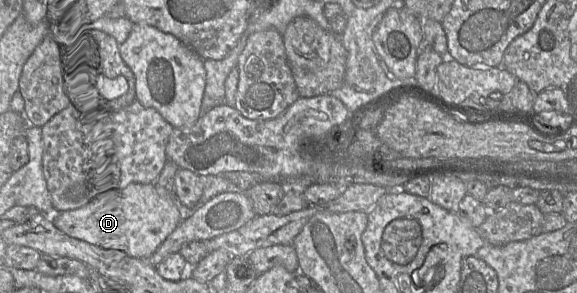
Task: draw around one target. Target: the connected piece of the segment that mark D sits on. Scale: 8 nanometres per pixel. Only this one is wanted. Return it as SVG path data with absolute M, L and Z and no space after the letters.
M132 184L114 192L95 197L83 206L51 217L56 228L70 237L134 258L149 258L184 218L185 210L174 195L165 193L155 184Z

